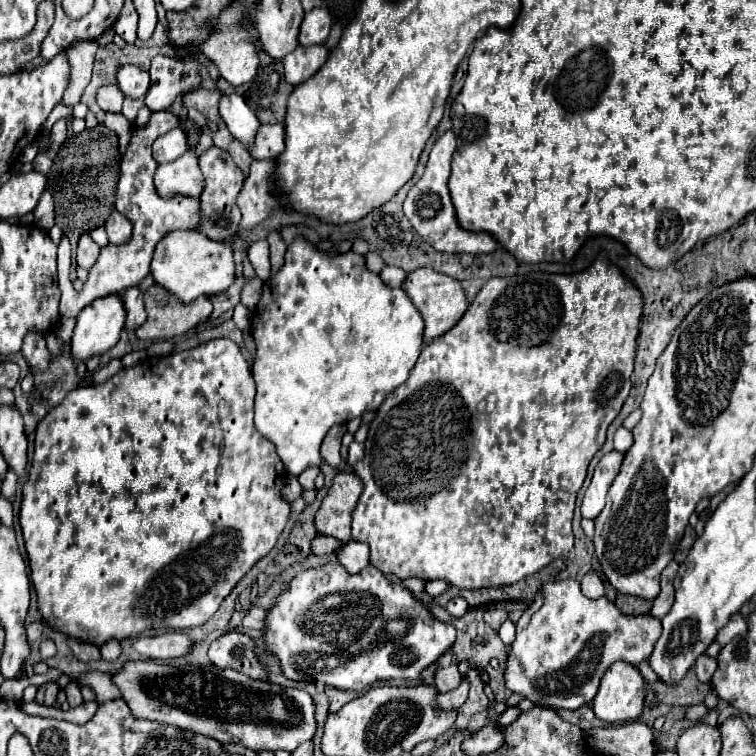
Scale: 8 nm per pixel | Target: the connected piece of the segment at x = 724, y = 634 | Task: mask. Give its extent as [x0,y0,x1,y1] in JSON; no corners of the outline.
[717,614,747,646]

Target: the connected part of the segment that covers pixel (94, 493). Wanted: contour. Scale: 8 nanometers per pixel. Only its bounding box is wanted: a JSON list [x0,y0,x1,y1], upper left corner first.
[19,338,289,646]

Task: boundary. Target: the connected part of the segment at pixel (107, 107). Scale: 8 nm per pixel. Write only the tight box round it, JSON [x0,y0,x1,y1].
[97,84,123,112]

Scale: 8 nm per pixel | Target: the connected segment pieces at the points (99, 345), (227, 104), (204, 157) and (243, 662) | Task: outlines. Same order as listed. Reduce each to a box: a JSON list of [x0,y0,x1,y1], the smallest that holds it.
[[71,294,125,362],[219,94,259,148],[197,146,245,242],[209,632,265,680]]

